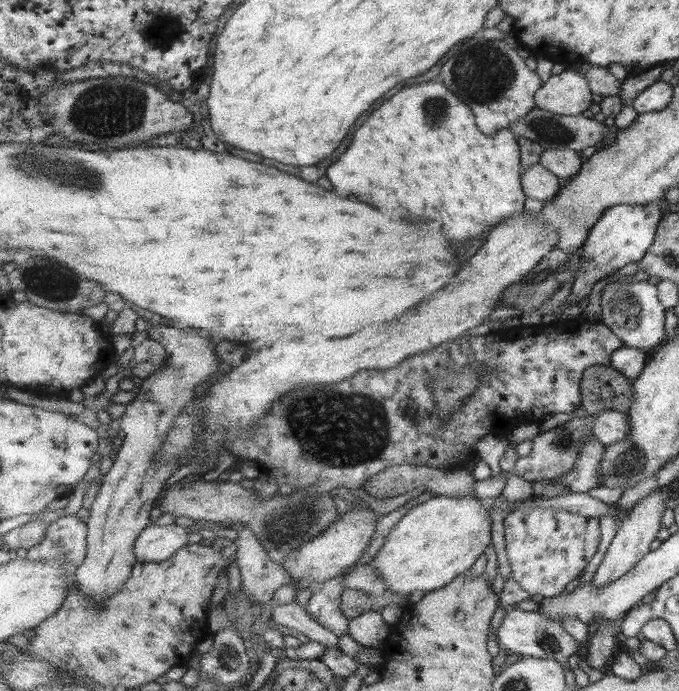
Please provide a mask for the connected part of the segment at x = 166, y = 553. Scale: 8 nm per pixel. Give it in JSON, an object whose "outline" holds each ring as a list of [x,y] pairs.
{"outline":[[[170,524],[151,525],[136,542],[140,563],[160,563],[174,558],[178,551],[190,544],[192,528]]]}

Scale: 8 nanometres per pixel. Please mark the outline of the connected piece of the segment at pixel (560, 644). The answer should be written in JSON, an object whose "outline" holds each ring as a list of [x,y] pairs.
{"outline":[[[509,609],[498,632],[499,638],[507,650],[515,651],[524,657],[536,657],[544,654],[546,658],[558,660],[561,664],[568,664],[570,658],[580,650],[580,641],[576,640],[562,622],[548,618],[546,614],[538,611],[524,611]]]}

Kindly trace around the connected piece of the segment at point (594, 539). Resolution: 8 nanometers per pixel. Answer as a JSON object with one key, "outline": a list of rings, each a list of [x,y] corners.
{"outline":[[[526,508],[506,517],[507,551],[514,570],[512,576],[530,595],[560,596],[594,560],[601,539],[599,520],[581,515],[560,508]]]}

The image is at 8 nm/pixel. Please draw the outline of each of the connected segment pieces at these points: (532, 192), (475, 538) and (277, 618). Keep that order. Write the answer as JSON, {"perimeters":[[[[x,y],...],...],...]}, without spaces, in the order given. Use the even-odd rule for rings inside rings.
{"perimeters":[[[[540,163],[524,171],[523,185],[528,197],[548,202],[561,192],[563,181]]],[[[434,496],[414,506],[392,530],[384,548],[375,556],[374,566],[388,584],[388,591],[398,598],[408,598],[416,592],[434,592],[460,581],[490,544],[492,522],[484,500]]],[[[274,598],[271,604],[273,606],[272,618],[276,623],[298,630],[329,649],[339,648],[338,634],[314,619],[309,609],[306,610],[300,602],[280,603],[280,599]]]]}

